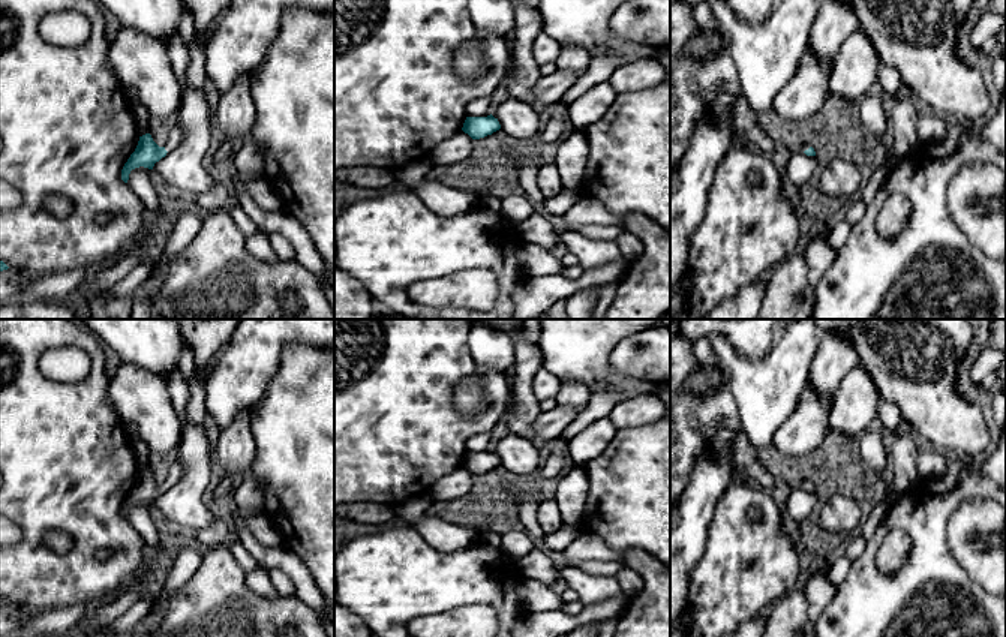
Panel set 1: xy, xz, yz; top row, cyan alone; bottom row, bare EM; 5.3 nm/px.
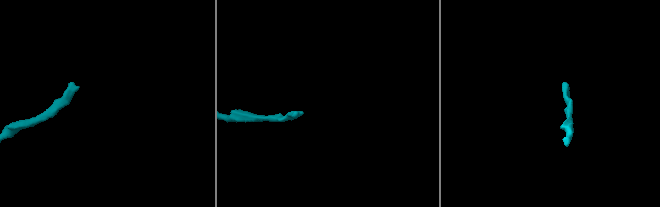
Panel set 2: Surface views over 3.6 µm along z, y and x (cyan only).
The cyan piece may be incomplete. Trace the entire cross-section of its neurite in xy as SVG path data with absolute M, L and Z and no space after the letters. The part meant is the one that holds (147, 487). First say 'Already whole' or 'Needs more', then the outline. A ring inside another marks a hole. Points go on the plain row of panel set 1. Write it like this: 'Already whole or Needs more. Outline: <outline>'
Needs more. Outline: M177 462L171 466L169 474L163 483L159 483L150 469L139 472L135 487L130 490L121 505L121 516L127 519L129 510L135 504L144 502L153 505L156 498L159 498L166 492L168 487L174 486L180 480L180 475L181 469Z

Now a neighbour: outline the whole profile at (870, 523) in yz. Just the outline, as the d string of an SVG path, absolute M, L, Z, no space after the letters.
M888 502L879 504L871 511L871 514L864 519L862 526L861 526L861 537L864 537L865 540L870 540L877 531L877 528L882 525L889 510L891 510L891 504Z

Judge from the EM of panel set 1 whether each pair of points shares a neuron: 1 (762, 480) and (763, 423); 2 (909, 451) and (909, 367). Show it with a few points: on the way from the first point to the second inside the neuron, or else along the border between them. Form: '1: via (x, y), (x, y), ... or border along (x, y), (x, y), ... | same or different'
1: border along (739, 417), (742, 433), (753, 450) | different
2: border along (901, 420), (916, 433) | different

